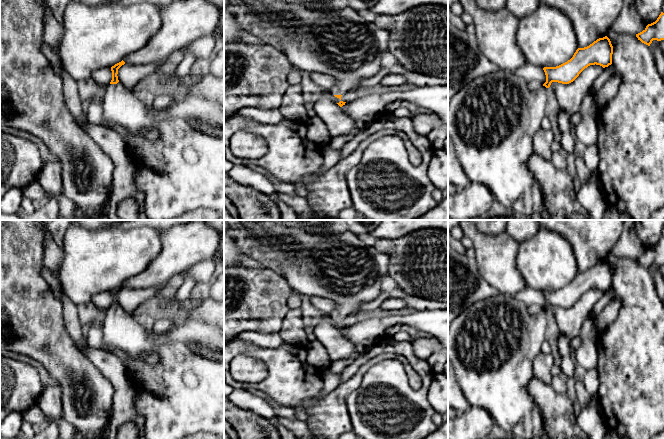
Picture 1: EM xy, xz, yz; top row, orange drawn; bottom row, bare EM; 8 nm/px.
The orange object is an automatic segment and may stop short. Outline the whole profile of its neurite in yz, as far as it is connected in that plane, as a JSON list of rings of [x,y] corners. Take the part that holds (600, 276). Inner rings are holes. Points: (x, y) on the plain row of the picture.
[[[605,260],[587,271],[578,272],[567,286],[556,291],[544,291],[546,306],[536,316],[531,315],[520,300],[501,293],[475,302],[457,316],[448,328],[448,361],[469,405],[488,411],[494,423],[514,439],[539,436],[541,412],[528,392],[528,384],[534,376],[533,360],[541,352],[541,345],[546,339],[546,313],[552,306],[573,306],[590,289],[608,291],[612,288],[612,278],[613,270]]]

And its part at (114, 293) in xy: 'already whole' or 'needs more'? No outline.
needs more

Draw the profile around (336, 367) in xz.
[[[355,352],[351,357],[345,360],[338,360],[338,361],[333,361],[331,362],[328,371],[335,373],[335,374],[340,374],[345,367],[350,365],[358,356],[360,353]]]

